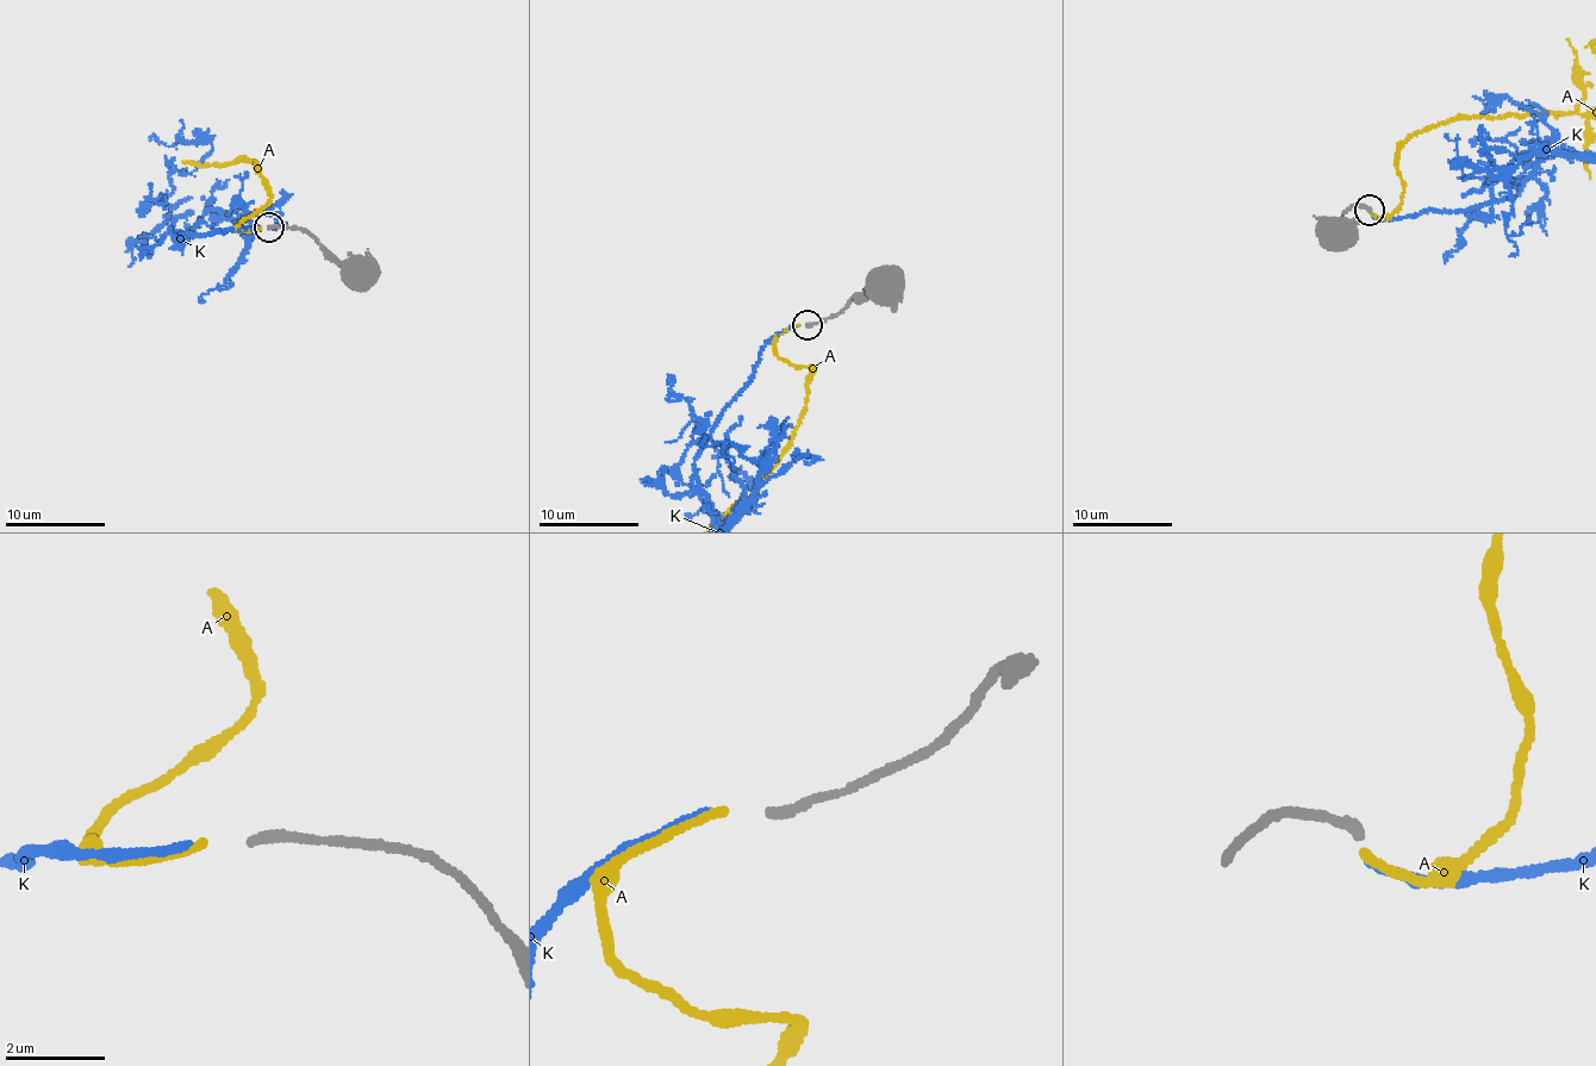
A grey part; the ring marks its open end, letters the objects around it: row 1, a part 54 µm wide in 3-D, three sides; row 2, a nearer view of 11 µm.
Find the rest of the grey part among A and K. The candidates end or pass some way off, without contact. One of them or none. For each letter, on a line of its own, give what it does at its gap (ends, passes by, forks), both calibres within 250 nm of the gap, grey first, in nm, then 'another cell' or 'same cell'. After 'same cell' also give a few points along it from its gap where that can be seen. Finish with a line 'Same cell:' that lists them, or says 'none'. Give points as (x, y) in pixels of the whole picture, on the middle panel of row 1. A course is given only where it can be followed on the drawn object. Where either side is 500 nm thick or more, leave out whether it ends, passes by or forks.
A: it ends there; 200 nm thick on the grey side, 160 nm on the other; another cell
K: it ends there; 200 nm thick on the grey side, 130 nm on the other; same cell
Same cell: K

